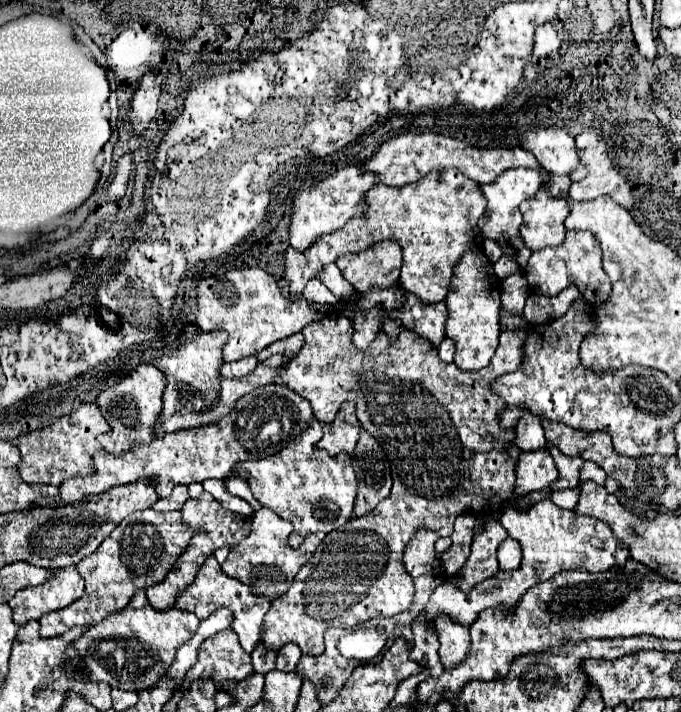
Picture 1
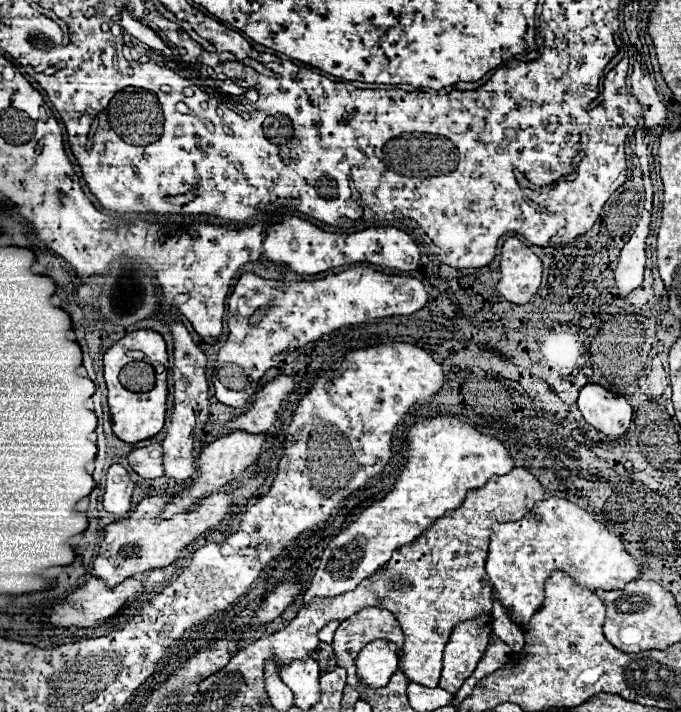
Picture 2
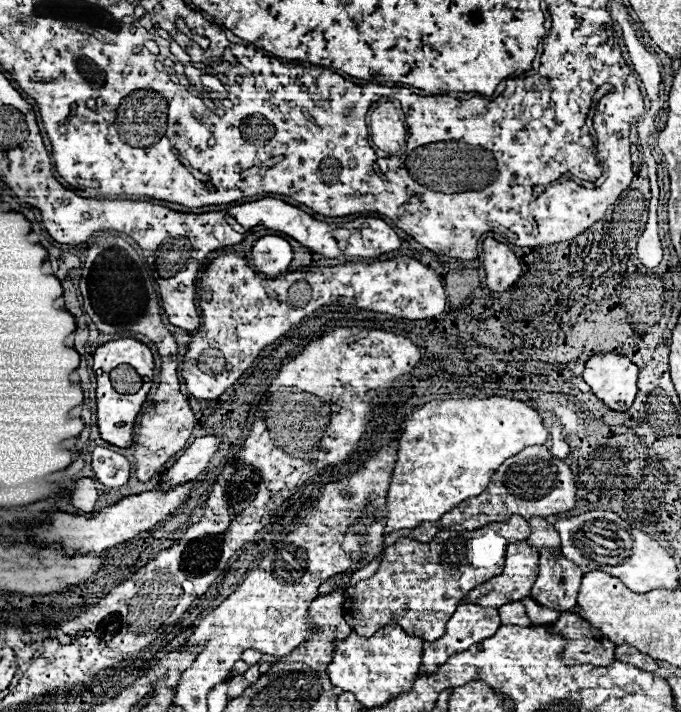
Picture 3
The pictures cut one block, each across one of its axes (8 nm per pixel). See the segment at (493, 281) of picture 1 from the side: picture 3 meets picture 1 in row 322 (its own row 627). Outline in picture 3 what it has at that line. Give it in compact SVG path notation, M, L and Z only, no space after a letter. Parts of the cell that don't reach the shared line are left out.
M478 604L458 606L456 612L452 614L452 618L446 624L444 636L438 638L436 642L424 642L420 672L436 672L452 654L462 652L462 650L468 650L472 644L478 644L478 642L494 636L498 628L500 628L500 616L498 616L498 610L496 608L482 608Z

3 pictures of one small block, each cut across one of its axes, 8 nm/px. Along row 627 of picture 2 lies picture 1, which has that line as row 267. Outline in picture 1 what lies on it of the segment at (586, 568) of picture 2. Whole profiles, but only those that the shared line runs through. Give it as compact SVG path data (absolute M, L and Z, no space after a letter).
M516 168L516 170L506 170L502 176L498 176L492 184L482 184L480 186L482 194L488 200L486 206L486 214L484 220L480 222L480 230L486 238L494 240L504 254L508 254L522 270L528 266L528 258L532 254L532 250L524 244L522 236L520 236L520 224L522 224L522 214L518 210L518 206L528 200L530 196L534 196L540 190L540 174L526 170L526 168Z

